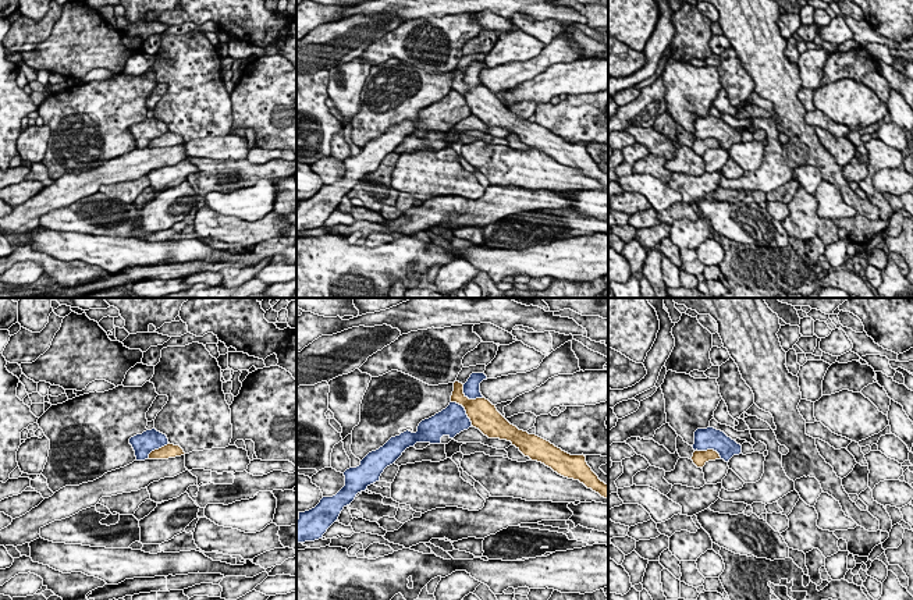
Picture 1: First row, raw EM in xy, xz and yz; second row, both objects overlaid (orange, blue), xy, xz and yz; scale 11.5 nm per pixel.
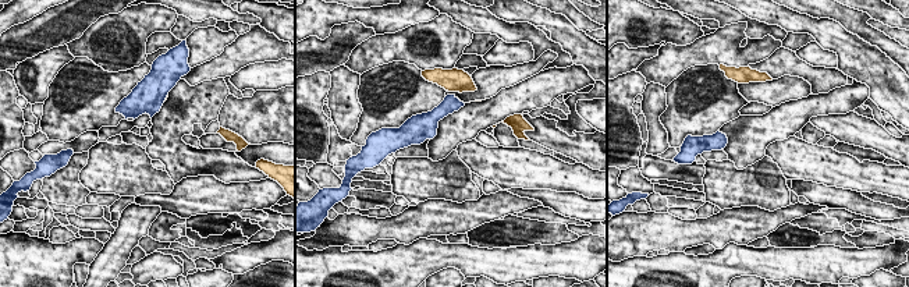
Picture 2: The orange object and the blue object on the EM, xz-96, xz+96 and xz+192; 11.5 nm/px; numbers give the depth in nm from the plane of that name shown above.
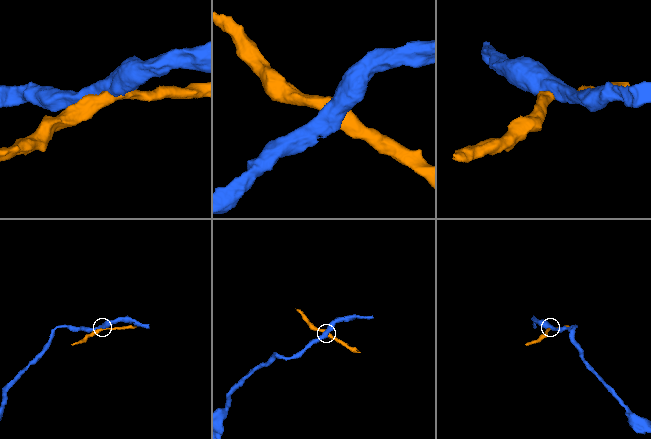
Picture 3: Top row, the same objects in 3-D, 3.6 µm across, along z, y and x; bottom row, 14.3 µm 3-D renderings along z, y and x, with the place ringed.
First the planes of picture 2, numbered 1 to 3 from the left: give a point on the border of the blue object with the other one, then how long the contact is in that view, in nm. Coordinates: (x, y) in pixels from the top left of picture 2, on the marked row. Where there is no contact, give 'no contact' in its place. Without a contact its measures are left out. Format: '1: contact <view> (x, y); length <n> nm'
1: contact xz-96 (166, 98); length 110 nm
2: no contact
3: no contact

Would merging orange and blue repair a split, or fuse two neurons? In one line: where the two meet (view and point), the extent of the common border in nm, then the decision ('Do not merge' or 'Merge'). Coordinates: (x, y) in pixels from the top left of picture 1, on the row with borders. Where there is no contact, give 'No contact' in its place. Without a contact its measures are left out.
Touches orange at xz (465, 409). Shared border 380 nm. Do not merge

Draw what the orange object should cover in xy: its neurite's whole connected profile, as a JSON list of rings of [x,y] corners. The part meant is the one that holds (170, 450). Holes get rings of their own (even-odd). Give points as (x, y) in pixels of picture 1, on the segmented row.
[[[167,444],[159,450],[154,450],[149,454],[148,459],[168,459],[184,455],[184,450],[180,445]]]

